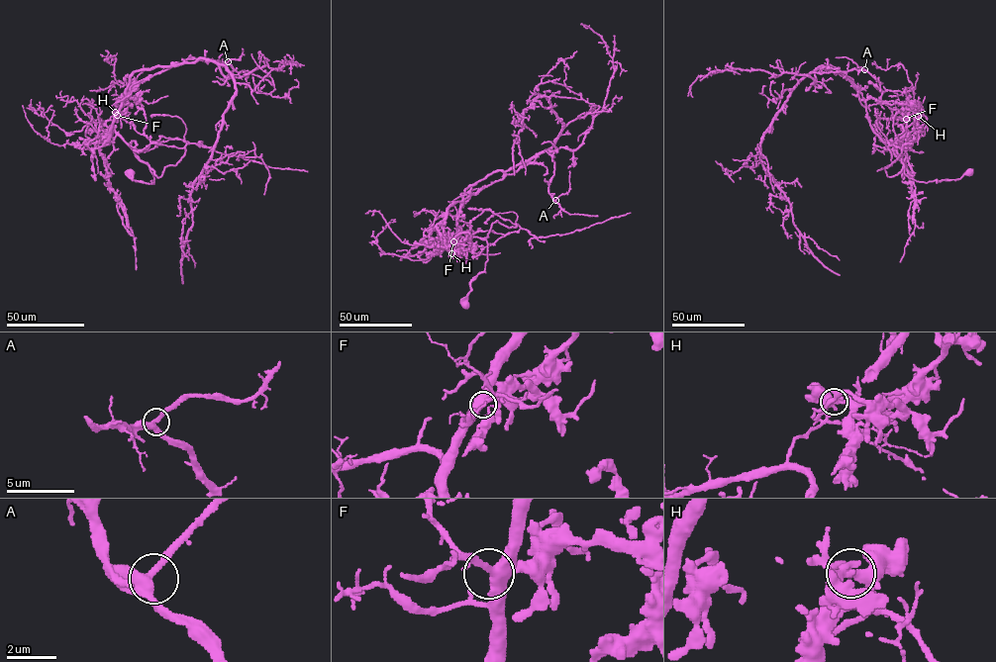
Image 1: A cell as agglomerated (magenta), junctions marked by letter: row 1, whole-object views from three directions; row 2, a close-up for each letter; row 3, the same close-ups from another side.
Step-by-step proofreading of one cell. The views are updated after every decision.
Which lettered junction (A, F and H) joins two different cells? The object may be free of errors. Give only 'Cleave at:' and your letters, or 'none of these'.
Cleave at: H

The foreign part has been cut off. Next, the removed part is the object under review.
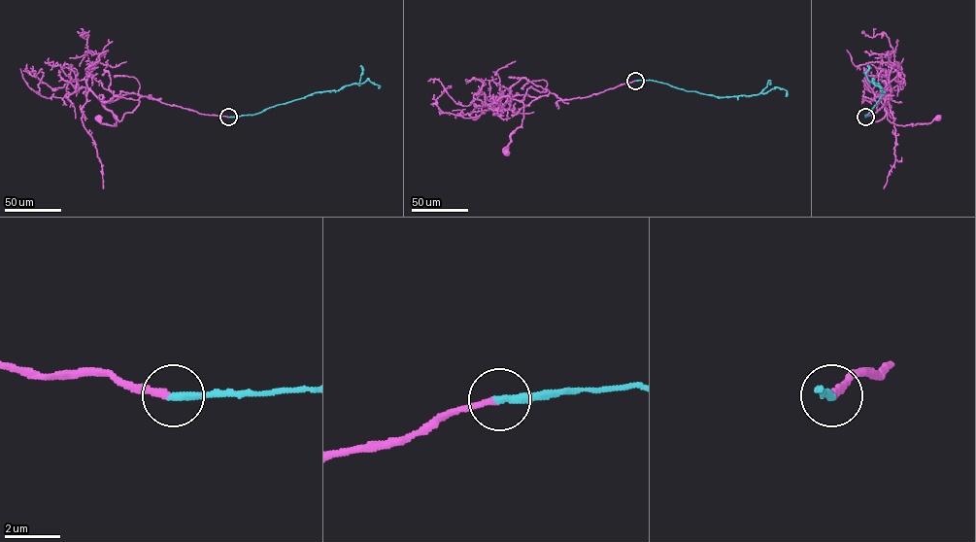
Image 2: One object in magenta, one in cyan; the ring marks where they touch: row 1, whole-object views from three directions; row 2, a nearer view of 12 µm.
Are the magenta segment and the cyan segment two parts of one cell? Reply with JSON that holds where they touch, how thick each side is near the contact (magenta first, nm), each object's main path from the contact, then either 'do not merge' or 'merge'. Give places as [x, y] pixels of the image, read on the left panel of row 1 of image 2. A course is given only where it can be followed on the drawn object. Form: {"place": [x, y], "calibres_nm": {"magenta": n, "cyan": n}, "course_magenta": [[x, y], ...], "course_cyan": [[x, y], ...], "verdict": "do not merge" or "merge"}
{"place": [228, 117], "calibres_nm": {"magenta": 240, "cyan": 280}, "course_magenta": [[228, 117], [200, 114], [141, 96], [134, 110], [119, 121], [88, 90], [82, 120], [94, 141], [103, 188]], "course_cyan": [[228, 117], [253, 115], [315, 92], [339, 90], [368, 79], [379, 85], [379, 88]], "verdict": "merge"}

